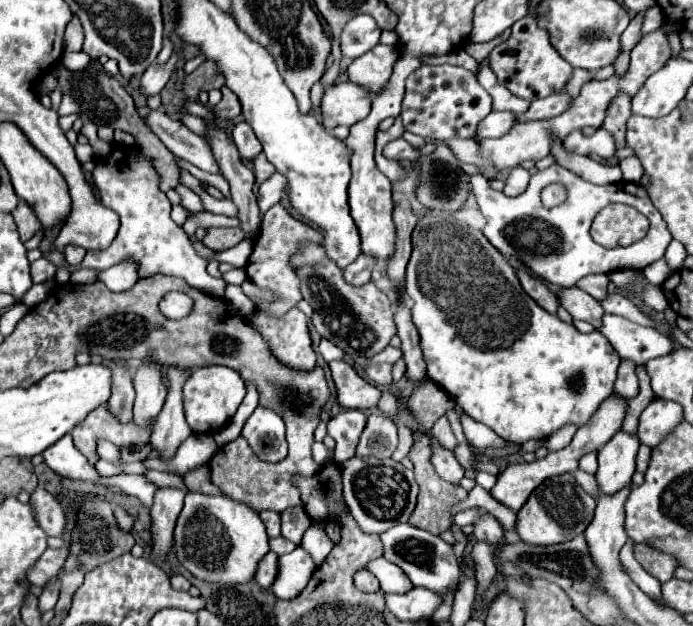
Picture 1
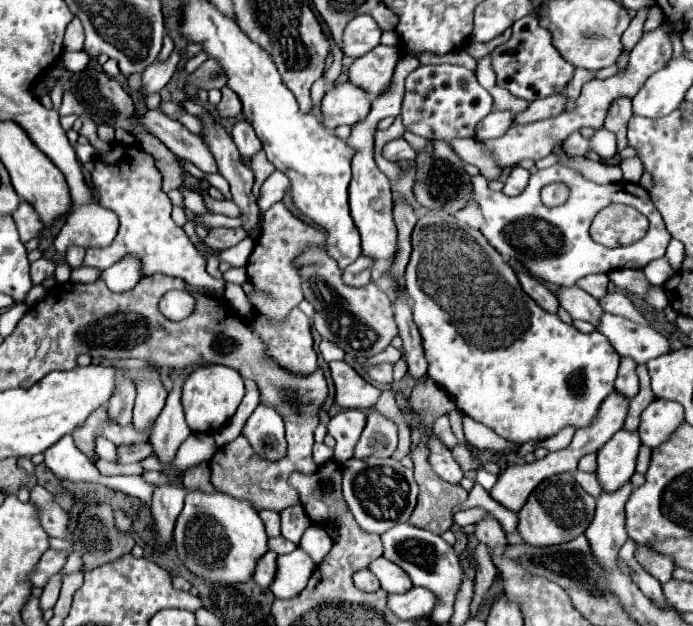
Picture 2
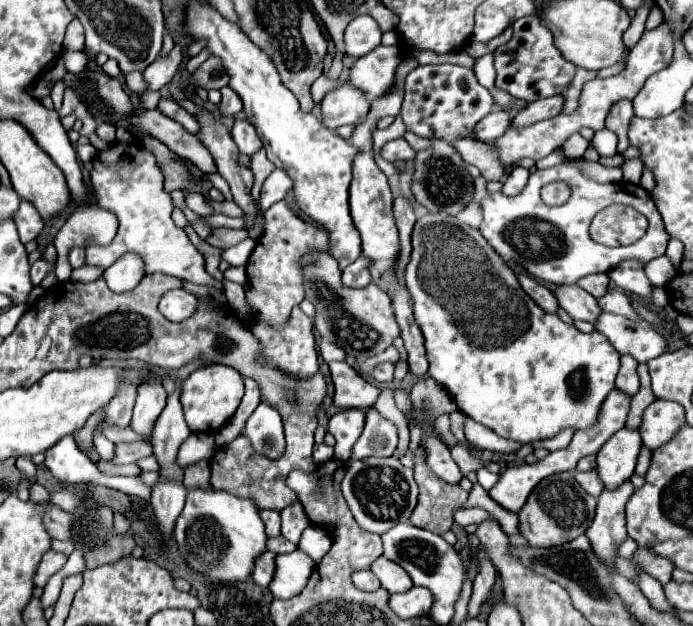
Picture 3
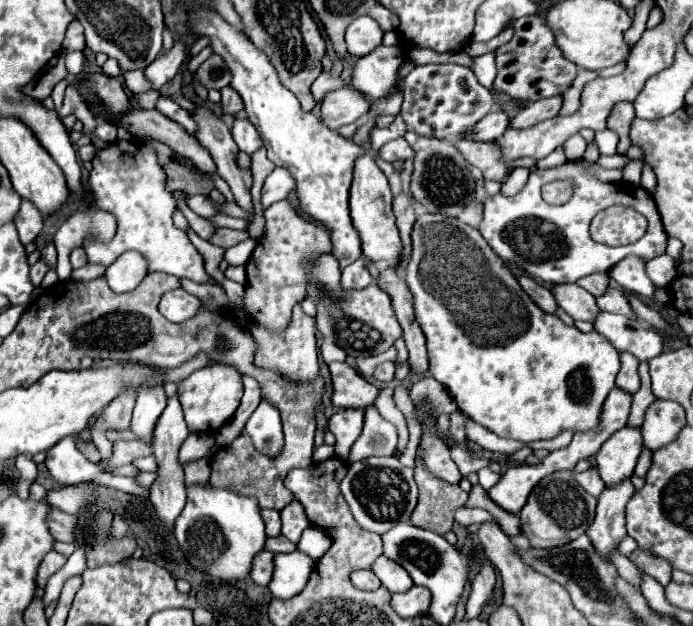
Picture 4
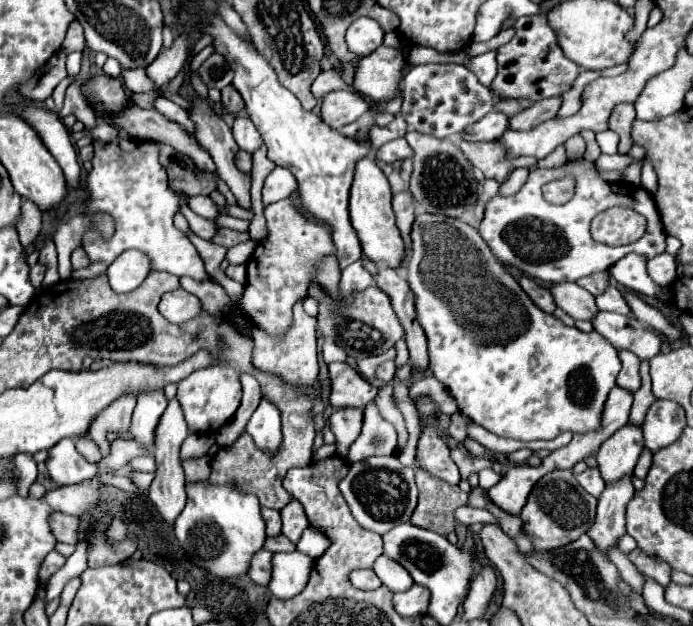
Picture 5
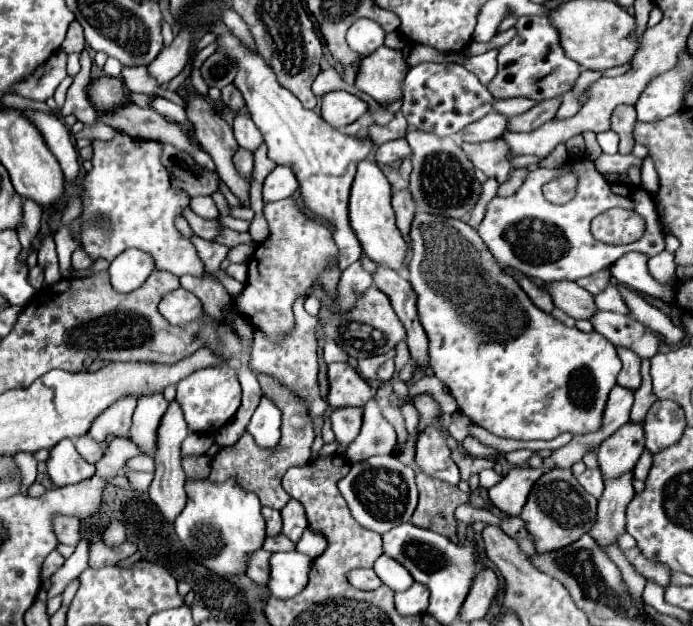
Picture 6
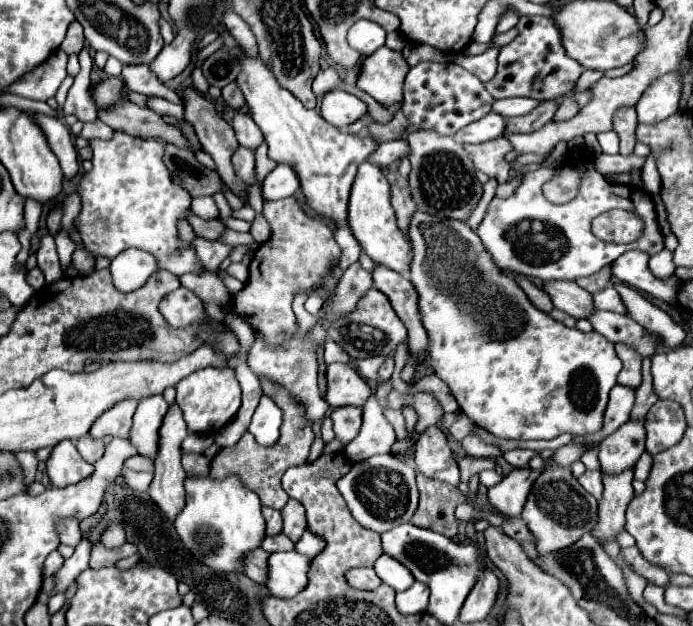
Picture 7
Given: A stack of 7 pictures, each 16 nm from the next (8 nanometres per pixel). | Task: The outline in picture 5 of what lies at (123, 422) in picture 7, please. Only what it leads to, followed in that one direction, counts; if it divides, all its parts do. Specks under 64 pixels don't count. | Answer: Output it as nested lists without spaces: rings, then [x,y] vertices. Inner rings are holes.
[[[124,392],[124,396],[116,398],[94,420],[94,424],[90,428],[92,430],[90,436],[98,444],[102,456],[110,454],[110,442],[106,438],[106,432],[126,432],[130,428],[130,418],[132,418],[134,404],[136,404],[136,396],[132,396],[132,392]]]

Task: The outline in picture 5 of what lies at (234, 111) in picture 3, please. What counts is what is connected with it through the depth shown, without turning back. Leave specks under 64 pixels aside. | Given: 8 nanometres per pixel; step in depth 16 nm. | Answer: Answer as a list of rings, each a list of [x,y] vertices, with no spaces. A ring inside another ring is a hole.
[[[232,86],[224,88],[222,108],[224,108],[224,112],[230,112],[230,114],[240,114],[244,108],[244,100],[238,96],[238,92]]]

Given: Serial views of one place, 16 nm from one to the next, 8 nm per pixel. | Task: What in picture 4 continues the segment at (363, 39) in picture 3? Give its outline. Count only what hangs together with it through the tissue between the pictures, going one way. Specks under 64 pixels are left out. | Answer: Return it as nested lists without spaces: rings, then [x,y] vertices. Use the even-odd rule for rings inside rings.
[[[360,16],[356,20],[352,20],[352,24],[346,28],[346,50],[350,56],[366,56],[368,52],[372,52],[376,46],[382,44],[382,30],[376,24],[376,20],[372,20],[370,16]]]

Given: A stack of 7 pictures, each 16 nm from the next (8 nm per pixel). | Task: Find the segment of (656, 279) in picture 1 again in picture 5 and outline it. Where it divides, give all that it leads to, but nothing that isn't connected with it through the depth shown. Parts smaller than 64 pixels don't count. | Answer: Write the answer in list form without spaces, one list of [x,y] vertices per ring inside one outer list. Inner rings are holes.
[[[666,252],[648,260],[646,266],[648,266],[648,276],[652,276],[656,284],[670,284],[676,278],[676,262]]]

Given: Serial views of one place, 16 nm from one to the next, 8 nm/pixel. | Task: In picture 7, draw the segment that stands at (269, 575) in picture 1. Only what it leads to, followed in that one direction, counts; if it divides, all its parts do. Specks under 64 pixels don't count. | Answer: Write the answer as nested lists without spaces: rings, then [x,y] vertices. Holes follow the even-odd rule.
[[[258,548],[254,552],[248,554],[246,558],[246,566],[244,566],[244,574],[248,578],[252,578],[258,584],[266,584],[266,576],[268,576],[268,556],[270,552]]]

